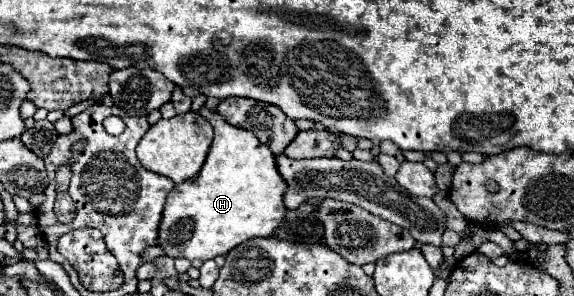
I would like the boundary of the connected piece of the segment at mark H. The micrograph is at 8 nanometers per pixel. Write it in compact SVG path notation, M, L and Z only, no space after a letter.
M204 108L200 114L204 114L204 118L214 128L212 146L198 176L182 184L176 184L168 194L156 244L170 258L188 258L204 262L216 256L226 256L232 248L246 242L248 238L270 238L286 214L286 206L282 202L286 182L276 172L276 160L270 148L264 146L256 136L252 136L252 132L228 124L216 110Z

